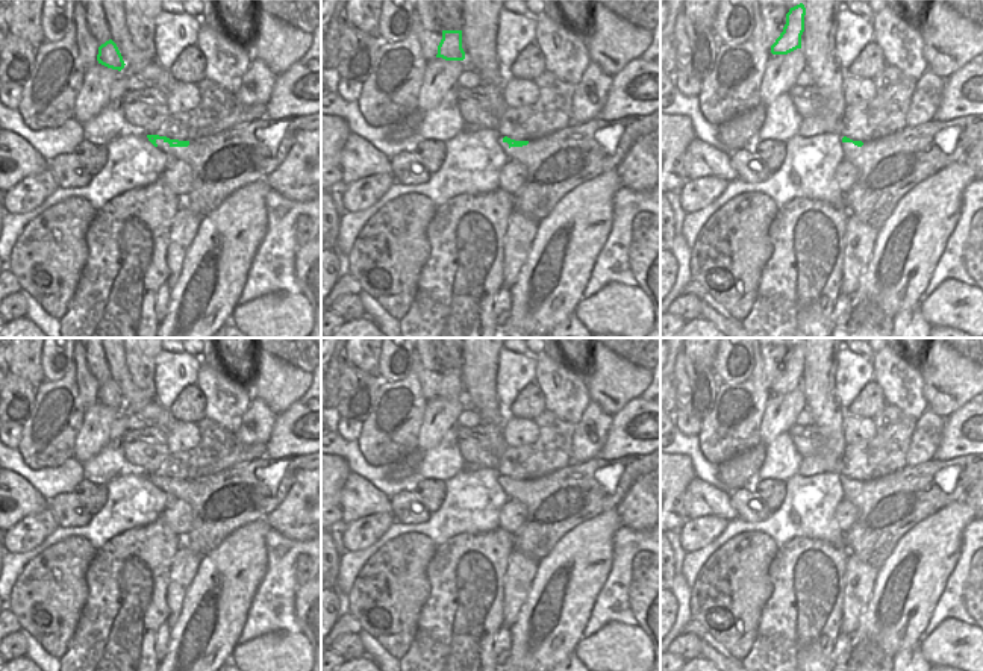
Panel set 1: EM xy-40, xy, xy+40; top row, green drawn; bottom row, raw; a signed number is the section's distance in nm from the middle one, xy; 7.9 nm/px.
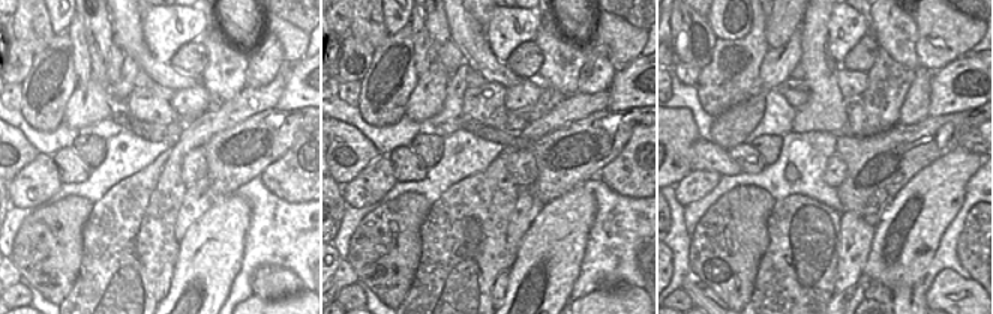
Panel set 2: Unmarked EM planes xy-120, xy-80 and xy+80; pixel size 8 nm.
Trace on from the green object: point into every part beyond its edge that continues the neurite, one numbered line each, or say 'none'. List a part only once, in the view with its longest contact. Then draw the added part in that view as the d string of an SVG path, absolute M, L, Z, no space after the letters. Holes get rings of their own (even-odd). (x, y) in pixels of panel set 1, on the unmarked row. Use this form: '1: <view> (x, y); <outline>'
none

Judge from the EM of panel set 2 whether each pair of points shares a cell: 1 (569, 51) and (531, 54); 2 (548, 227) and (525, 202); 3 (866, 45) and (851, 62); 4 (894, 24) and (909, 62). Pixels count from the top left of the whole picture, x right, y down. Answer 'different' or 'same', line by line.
1: different
2: different
3: same
4: same

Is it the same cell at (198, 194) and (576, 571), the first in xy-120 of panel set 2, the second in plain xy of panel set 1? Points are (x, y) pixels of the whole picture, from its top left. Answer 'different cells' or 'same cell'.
different cells

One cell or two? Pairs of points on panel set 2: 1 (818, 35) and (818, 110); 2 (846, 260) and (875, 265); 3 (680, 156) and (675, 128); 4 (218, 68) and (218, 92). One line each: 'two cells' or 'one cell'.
1: one cell
2: two cells
3: one cell
4: one cell

